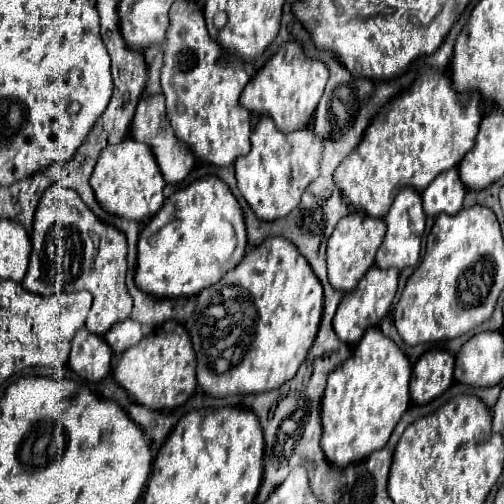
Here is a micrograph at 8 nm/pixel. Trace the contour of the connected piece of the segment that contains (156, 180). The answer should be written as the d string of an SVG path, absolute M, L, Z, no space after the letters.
M126 138L120 144L106 146L100 152L100 158L94 166L90 186L94 190L94 196L98 204L120 218L146 222L150 220L160 206L164 204L164 178L160 174L160 168L156 164L156 158L150 150L150 146L144 146L142 142L136 142L132 138Z

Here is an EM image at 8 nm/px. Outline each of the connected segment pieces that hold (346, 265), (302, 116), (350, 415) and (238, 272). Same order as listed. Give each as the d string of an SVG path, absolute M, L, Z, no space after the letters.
M354 210L346 214L334 228L330 240L328 240L328 250L326 250L326 262L328 262L328 278L330 284L336 290L348 292L354 290L360 278L368 272L368 268L374 264L374 256L378 246L384 240L384 220L372 218L370 214L364 214L362 210Z
M288 40L278 48L278 52L274 52L266 60L266 64L248 82L240 96L240 104L244 104L244 108L248 108L250 112L270 116L276 122L278 130L294 132L310 124L326 82L328 68L320 60L308 58L298 40Z
M368 328L354 354L328 376L320 412L324 430L322 450L334 466L344 468L360 462L388 442L410 404L410 372L412 368L404 352L380 328Z
M266 238L266 242L250 250L220 282L198 294L198 304L188 332L196 350L200 388L210 396L222 398L230 394L268 392L292 380L316 338L322 306L322 284L312 272L308 260L296 250L296 246L292 246L292 242L284 238Z

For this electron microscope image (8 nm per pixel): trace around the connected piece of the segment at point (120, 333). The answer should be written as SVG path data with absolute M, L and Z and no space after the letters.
M124 320L124 322L118 322L116 326L112 326L106 334L104 334L104 340L108 342L108 346L116 352L116 354L122 354L126 348L134 346L136 342L140 342L142 338L142 330L140 330L140 324L134 322L134 320Z

